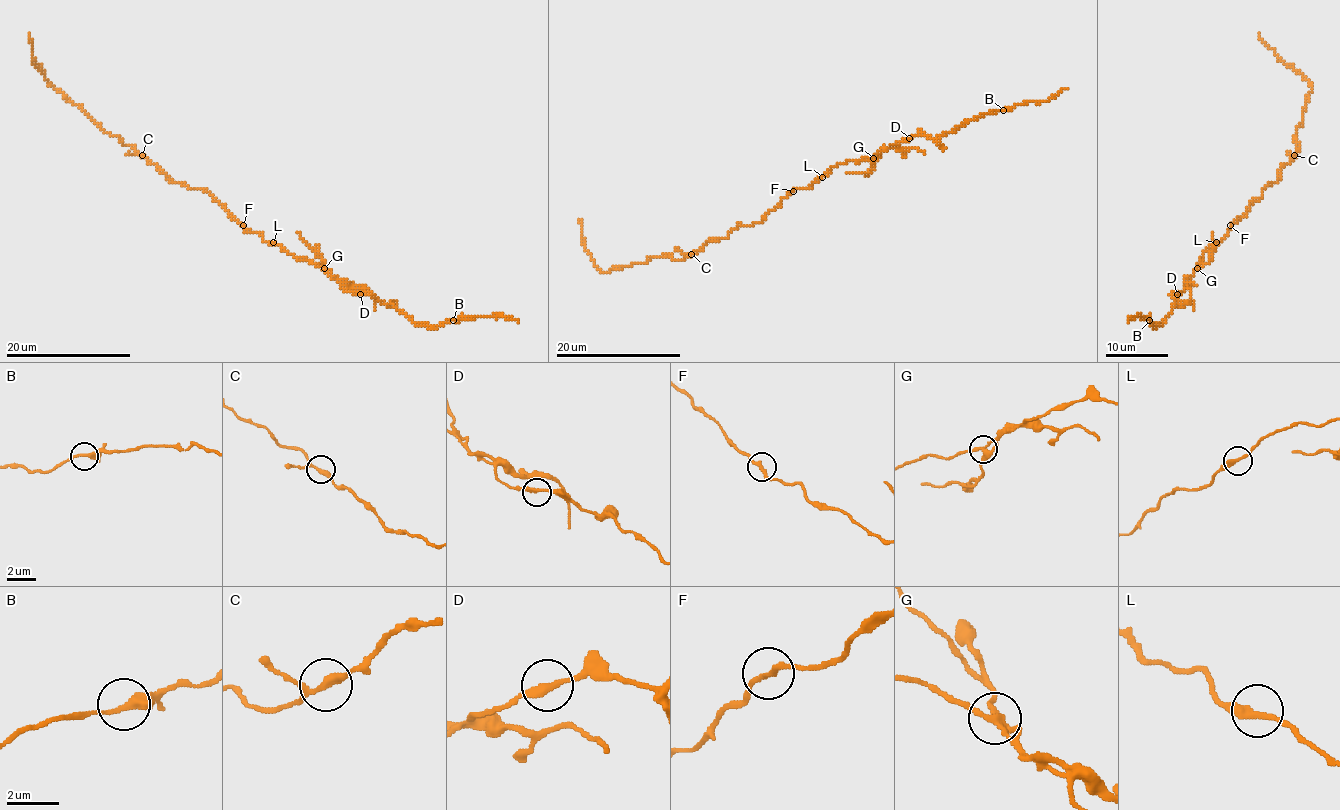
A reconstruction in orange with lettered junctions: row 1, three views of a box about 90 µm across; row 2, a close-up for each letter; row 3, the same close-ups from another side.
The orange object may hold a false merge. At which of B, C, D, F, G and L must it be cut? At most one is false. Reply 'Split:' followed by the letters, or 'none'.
Split: G

